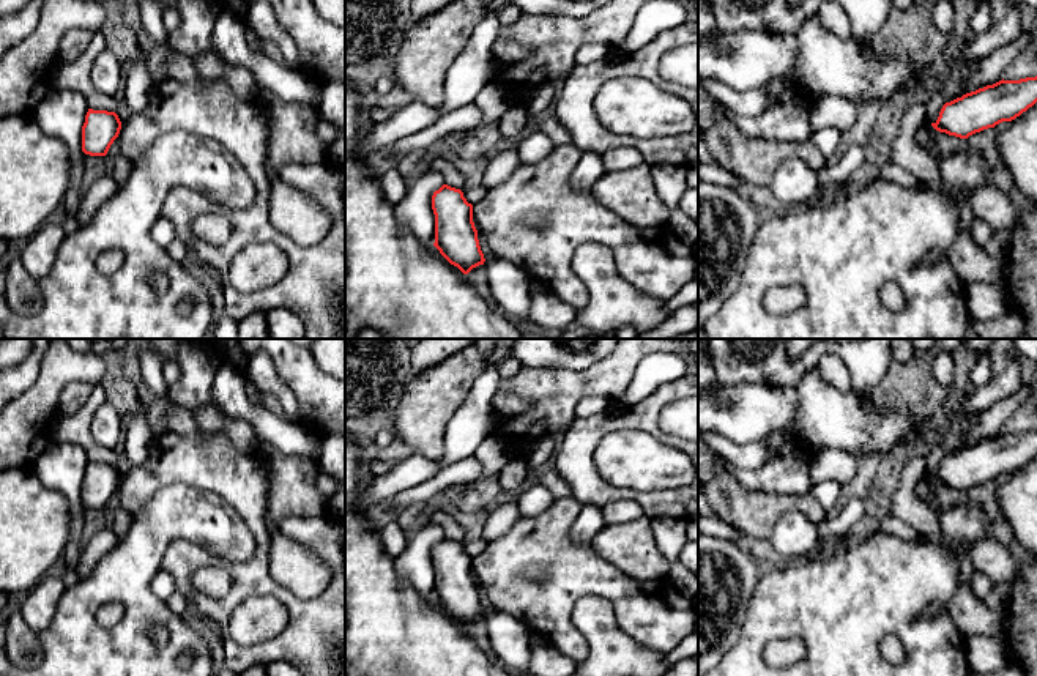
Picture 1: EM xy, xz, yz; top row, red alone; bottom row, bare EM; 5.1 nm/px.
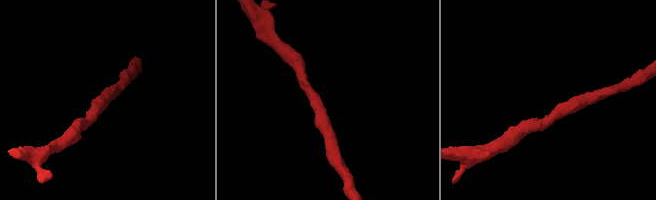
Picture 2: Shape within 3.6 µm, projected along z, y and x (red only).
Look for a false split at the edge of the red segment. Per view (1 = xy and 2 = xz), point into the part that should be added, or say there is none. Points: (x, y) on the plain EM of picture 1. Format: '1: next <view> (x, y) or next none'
1: next none
2: next none

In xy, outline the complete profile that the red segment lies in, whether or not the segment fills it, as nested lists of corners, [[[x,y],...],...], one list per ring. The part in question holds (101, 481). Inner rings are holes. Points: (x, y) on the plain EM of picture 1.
[[[88,462],[82,479],[82,504],[106,509],[120,482],[121,474],[115,465]]]

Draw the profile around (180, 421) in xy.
[[[172,403],[165,416],[165,424],[170,433],[180,435],[191,441],[200,440],[200,427],[194,414],[181,405]]]

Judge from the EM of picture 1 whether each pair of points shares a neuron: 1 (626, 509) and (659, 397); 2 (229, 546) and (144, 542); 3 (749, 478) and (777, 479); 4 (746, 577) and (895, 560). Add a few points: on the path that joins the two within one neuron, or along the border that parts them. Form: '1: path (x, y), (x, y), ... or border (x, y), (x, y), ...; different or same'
1: border (601, 508), (618, 500), (634, 500), (645, 516); different
2: path (208, 528), (164, 528); same
3: path (755, 479), (771, 479); same
4: border (761, 571), (746, 610); different

